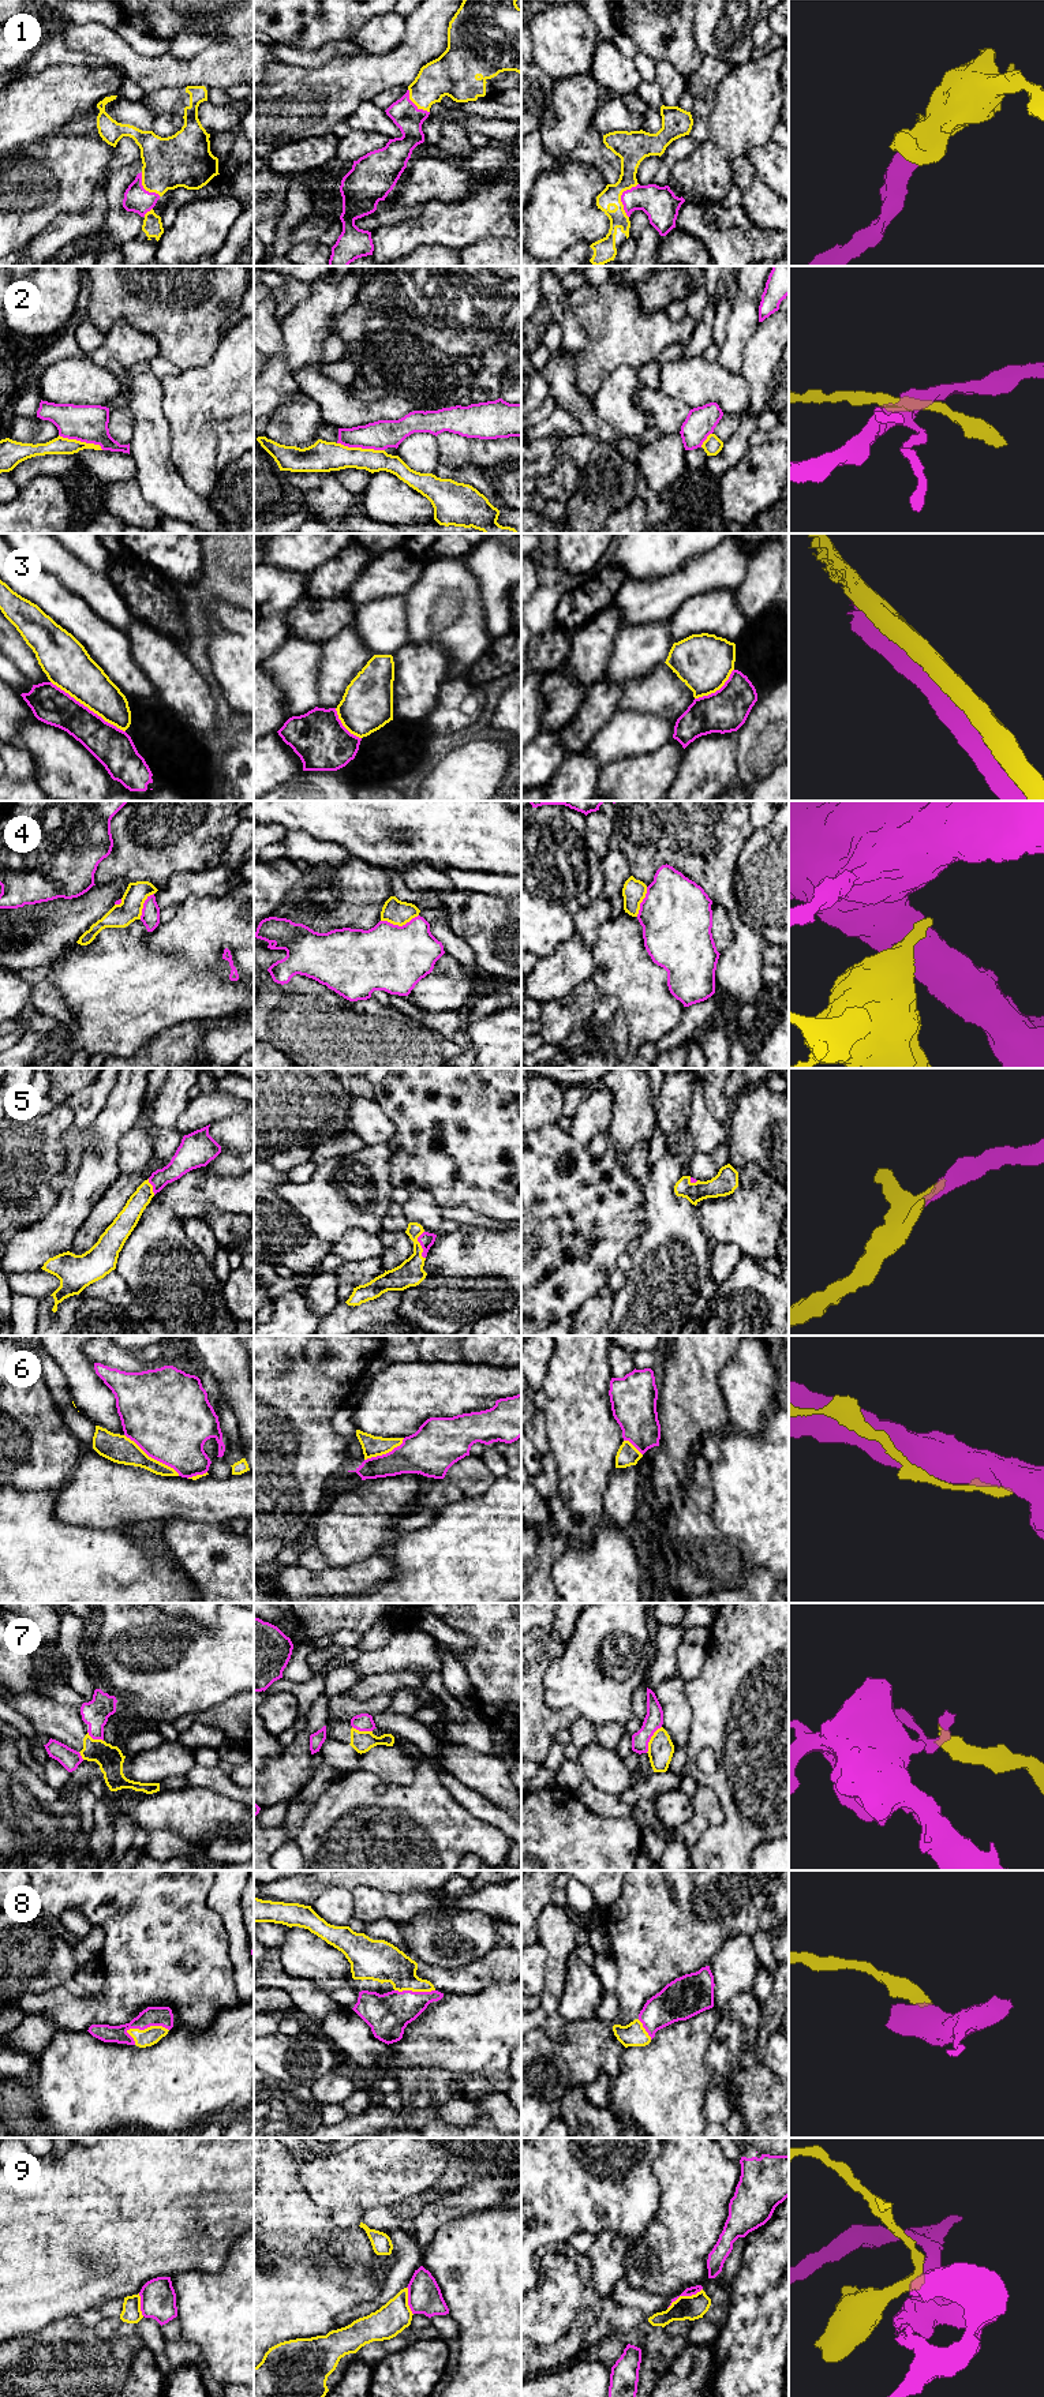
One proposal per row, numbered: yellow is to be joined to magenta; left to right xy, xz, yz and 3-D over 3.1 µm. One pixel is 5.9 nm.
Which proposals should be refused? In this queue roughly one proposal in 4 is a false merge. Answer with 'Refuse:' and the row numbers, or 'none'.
Refuse: 2, 3, 4, 6, 7, 9

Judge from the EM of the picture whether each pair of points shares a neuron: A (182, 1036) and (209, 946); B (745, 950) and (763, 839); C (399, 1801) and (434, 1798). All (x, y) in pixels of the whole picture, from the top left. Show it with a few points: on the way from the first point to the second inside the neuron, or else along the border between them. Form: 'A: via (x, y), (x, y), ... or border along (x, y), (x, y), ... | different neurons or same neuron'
A: border along (201, 1019), (187, 1019), (176, 1023), (157, 1037) | different neurons
B: border along (734, 896), (738, 916), (769, 943) | different neurons
C: via (407, 1801), (426, 1801) | same neuron

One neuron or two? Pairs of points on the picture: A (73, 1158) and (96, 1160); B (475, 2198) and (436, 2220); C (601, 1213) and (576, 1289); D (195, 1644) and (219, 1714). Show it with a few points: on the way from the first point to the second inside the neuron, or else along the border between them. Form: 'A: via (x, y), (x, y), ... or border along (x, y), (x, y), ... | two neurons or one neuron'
A: border along (93, 1128), (93, 1139), (67, 1187) | two neurons
B: via (466, 2201), (445, 2210) | one neuron
C: via (603, 1232), (607, 1240), (584, 1270) | one neuron
D: border along (239, 1693), (198, 1714) | two neurons

